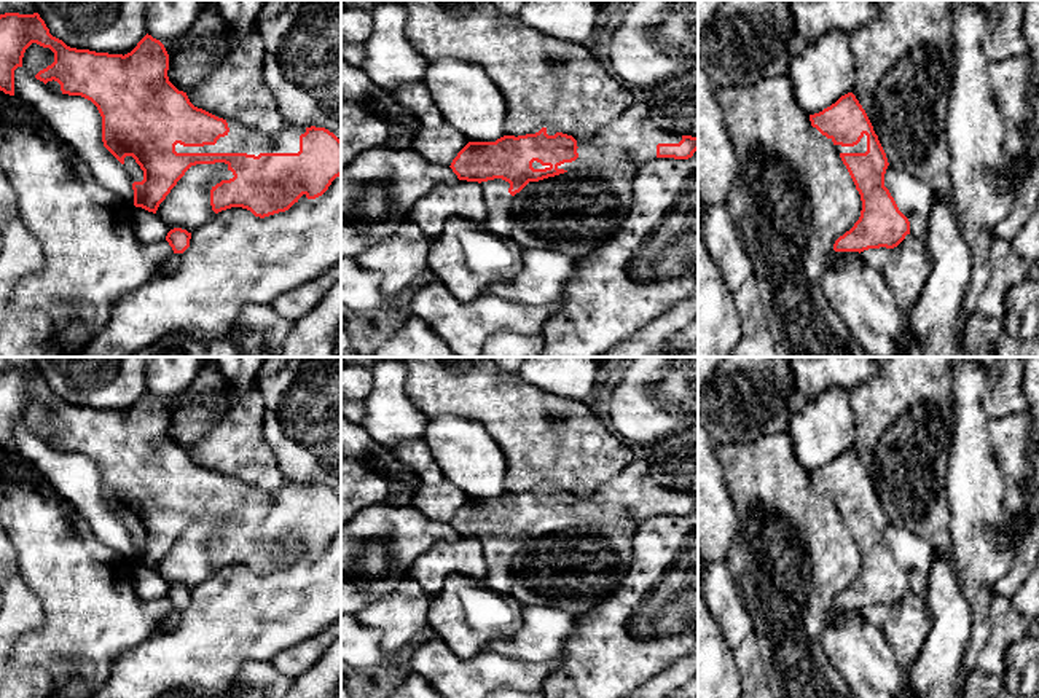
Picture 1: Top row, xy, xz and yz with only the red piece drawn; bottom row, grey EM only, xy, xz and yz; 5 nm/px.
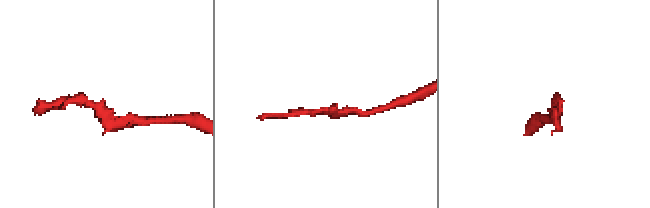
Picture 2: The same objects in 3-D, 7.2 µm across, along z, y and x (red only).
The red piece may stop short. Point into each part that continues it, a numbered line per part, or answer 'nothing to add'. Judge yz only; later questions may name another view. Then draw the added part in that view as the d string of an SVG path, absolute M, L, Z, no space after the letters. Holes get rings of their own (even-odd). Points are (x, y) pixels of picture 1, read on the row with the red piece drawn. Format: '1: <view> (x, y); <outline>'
1: yz (861, 147); M864 134L864 137L861 139L861 142L854 147L841 147L841 145L835 145L837 153L865 153L867 151L867 135Z

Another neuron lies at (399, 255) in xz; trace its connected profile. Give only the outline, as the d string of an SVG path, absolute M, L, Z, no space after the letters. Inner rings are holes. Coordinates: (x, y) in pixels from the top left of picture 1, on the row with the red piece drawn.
M411 222L384 231L374 244L354 255L357 265L381 274L382 298L410 290L411 282L427 268L430 239Z

